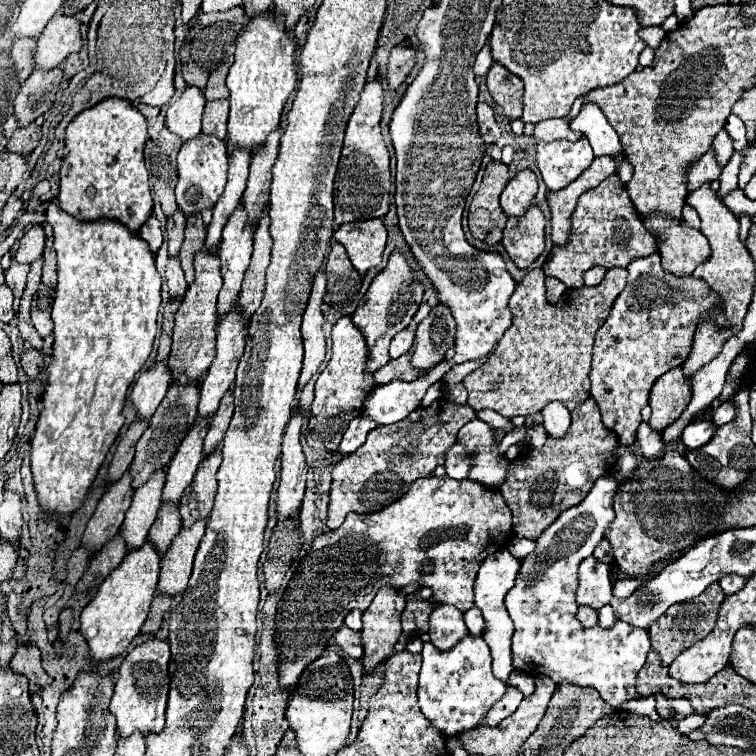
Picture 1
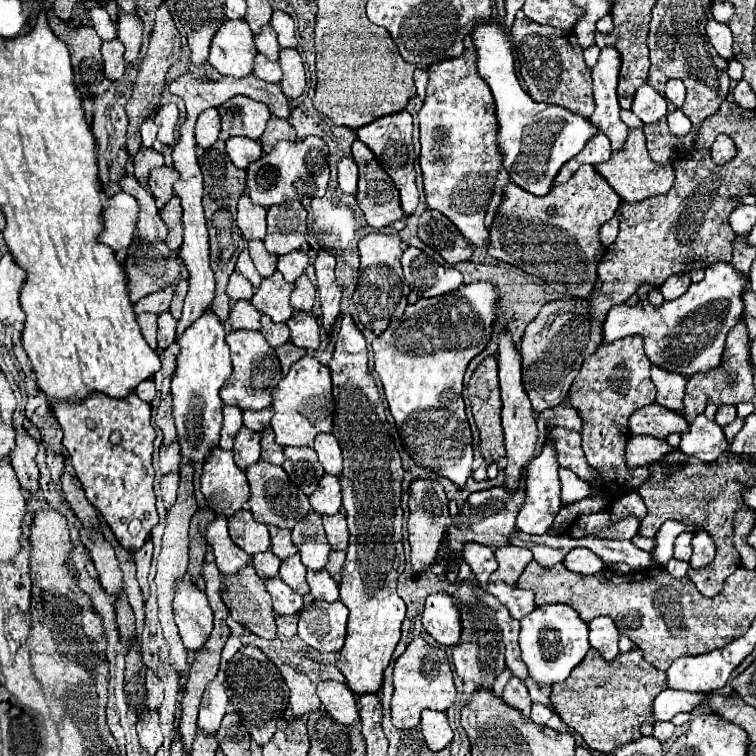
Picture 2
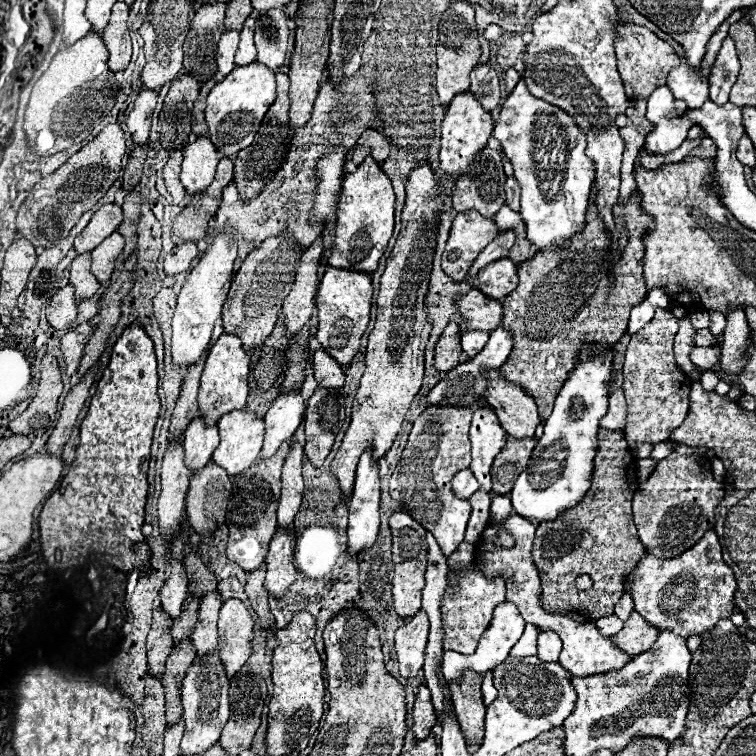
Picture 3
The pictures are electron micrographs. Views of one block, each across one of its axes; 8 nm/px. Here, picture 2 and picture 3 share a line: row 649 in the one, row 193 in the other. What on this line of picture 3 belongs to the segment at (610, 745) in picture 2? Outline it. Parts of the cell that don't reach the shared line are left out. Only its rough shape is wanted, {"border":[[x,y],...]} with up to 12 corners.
{"border":[[592,188],[584,230],[520,264],[498,370],[552,414],[584,342],[614,346],[646,296],[638,192],[614,252]]}

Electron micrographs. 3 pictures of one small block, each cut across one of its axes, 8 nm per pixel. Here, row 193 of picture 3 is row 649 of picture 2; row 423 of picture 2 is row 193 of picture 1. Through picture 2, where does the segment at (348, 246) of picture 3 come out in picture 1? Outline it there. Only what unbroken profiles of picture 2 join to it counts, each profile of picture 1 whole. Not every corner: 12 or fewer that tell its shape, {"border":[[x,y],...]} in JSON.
{"border":[[382,84],[354,108],[334,184],[336,224],[382,218],[390,154]]}

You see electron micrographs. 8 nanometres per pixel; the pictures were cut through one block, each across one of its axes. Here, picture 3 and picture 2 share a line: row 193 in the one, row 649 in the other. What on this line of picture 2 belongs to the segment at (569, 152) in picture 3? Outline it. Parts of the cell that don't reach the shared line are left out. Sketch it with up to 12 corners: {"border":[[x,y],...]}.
{"border":[[566,604],[520,624],[536,684],[564,682],[590,650],[588,624]]}

